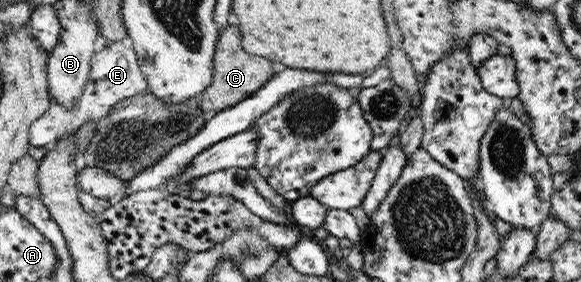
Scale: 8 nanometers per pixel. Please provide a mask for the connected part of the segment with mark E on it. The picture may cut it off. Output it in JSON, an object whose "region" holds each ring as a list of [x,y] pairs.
{"region":[[[122,41],[104,44],[100,53],[95,53],[91,64],[91,76],[84,86],[81,99],[68,110],[64,106],[52,103],[51,108],[38,117],[31,125],[30,144],[50,149],[56,140],[61,140],[86,125],[86,123],[98,123],[112,111],[112,107],[127,97],[136,96],[148,90],[147,79],[139,67],[139,57],[134,49],[128,49]]]}

